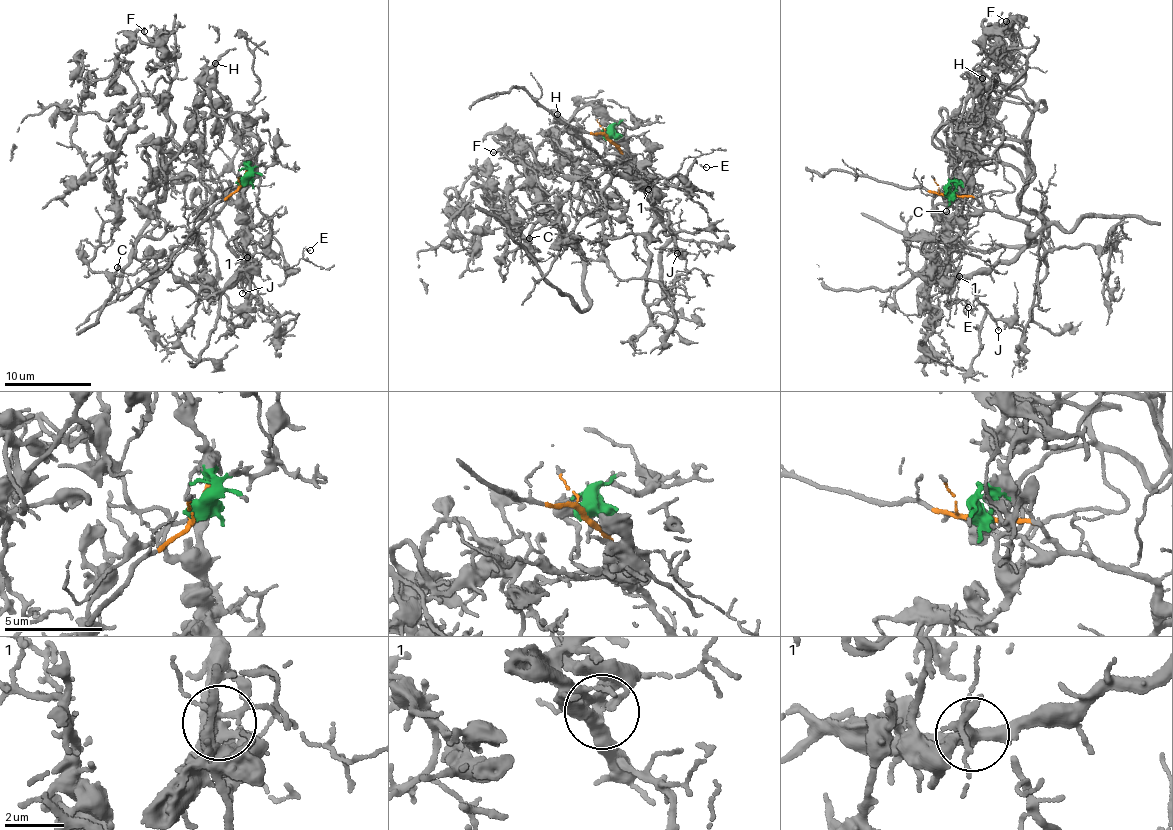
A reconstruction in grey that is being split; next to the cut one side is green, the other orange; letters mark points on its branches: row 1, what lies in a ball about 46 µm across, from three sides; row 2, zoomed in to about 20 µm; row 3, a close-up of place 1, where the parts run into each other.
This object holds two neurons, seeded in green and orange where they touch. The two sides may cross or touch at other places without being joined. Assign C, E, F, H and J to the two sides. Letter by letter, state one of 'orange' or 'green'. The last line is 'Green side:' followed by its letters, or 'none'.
C: green
E: orange
F: green
H: green
J: orange
Green side: C, F, H

